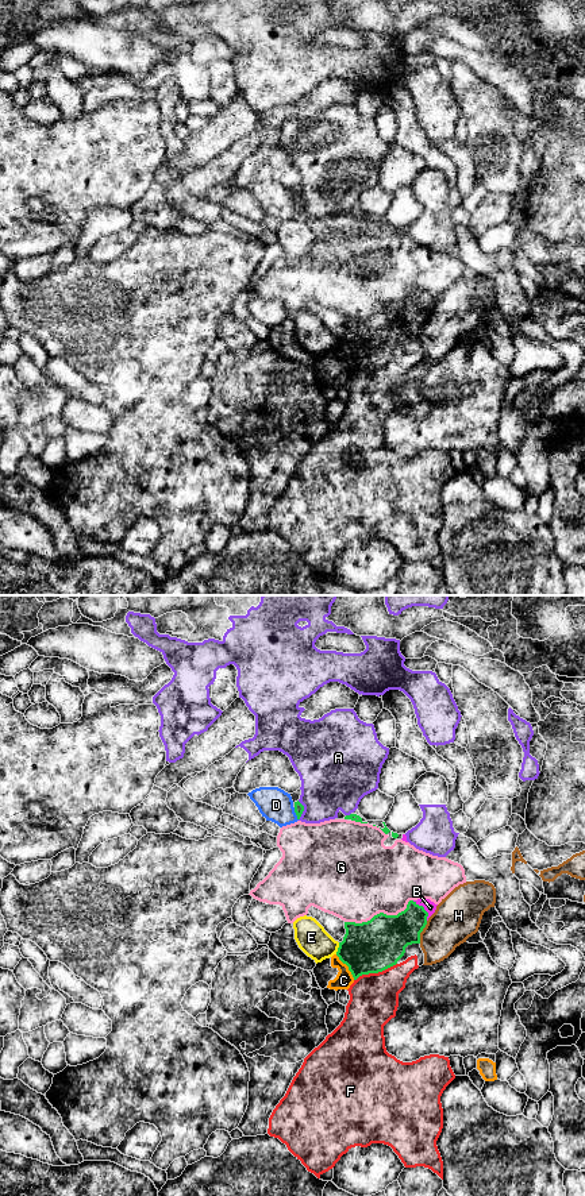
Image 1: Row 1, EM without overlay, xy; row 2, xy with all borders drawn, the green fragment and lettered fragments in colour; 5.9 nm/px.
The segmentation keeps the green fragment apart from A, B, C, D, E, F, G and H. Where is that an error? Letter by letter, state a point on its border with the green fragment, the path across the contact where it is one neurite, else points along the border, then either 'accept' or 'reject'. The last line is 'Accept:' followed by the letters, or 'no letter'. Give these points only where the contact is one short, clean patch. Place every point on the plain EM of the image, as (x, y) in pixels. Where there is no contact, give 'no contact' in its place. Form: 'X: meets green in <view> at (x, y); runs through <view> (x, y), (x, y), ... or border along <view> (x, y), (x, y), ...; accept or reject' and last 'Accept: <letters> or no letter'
A: meets green in xy at (303, 205); reject
B: meets green in xy at (423, 304); accept
C: meets green in xy at (347, 361); border along xy (335, 350), (347, 362), (354, 374); reject
D: meets green in xy at (296, 209); reject
E: meets green in xy at (338, 343); reject
F: meets green in xy at (374, 367); runs through xy (372, 342), (374, 367), (373, 397); accept
G: meets green in xy at (380, 308); reject
H: meets green in xy at (422, 325); border along xy (427, 316), (420, 328), (419, 338); reject
Accept: B, F

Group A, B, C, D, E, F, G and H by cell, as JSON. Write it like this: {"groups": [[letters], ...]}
{"groups": [["A"], ["B", "F"], ["C"], ["D"], ["E"], ["G"], ["H"]]}

